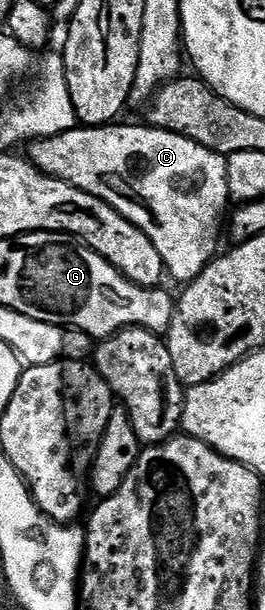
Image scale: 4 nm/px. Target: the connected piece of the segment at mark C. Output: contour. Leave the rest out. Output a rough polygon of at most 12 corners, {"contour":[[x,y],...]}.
{"contour":[[141,125],[27,160],[102,199],[192,281],[217,256],[227,160]]}

